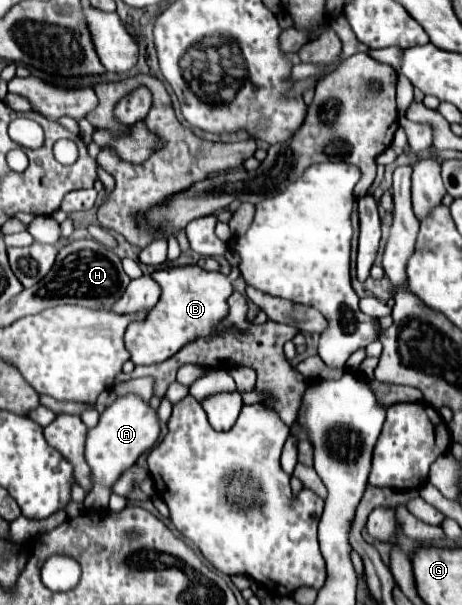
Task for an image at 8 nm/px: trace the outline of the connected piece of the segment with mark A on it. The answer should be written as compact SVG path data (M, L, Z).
M123 396L111 404L99 418L99 424L89 430L85 442L85 460L91 468L91 492L87 494L89 510L107 510L109 496L113 494L113 484L123 476L125 470L135 466L137 458L151 450L159 438L159 418L157 412L145 404L139 396Z

